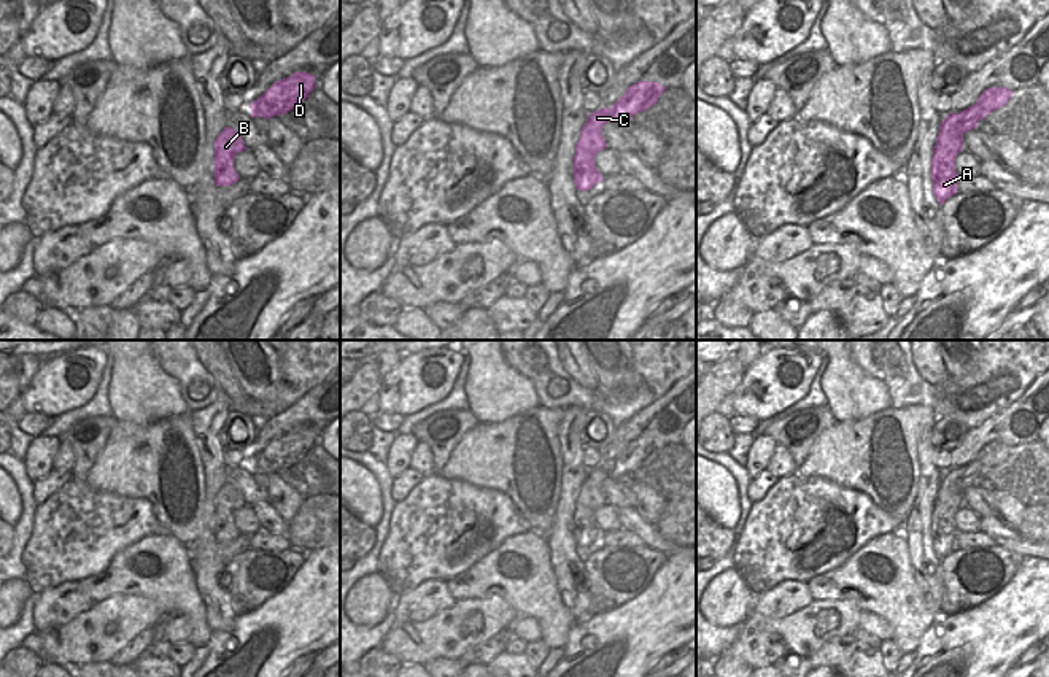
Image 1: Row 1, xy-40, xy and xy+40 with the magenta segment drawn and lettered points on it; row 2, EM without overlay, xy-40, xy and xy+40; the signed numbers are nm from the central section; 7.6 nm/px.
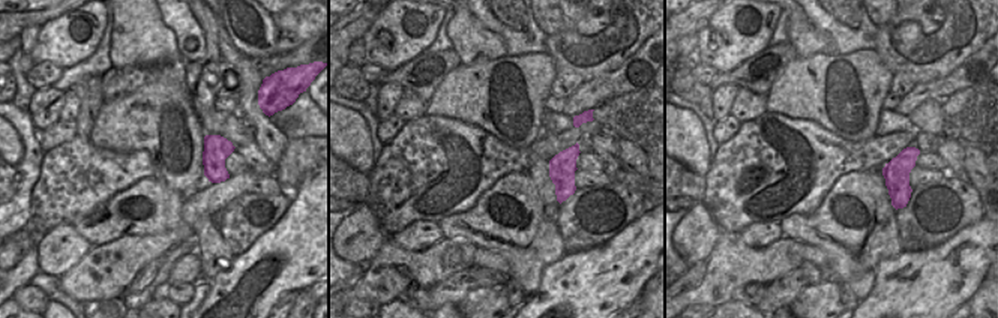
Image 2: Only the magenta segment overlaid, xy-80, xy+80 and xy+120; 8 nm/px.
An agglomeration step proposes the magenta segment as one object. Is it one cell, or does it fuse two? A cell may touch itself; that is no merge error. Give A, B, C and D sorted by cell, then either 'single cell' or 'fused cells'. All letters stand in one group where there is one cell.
A B C / D; fused cells

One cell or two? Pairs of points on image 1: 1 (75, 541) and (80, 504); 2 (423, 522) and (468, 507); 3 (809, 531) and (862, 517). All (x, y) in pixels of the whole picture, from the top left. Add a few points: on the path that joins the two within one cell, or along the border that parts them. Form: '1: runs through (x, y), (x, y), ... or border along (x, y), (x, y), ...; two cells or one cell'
1: runs through (77, 531), (77, 514); one cell
2: runs through (434, 522), (453, 522), (456, 518); one cell
3: runs through (817, 515), (830, 502), (852, 504); one cell

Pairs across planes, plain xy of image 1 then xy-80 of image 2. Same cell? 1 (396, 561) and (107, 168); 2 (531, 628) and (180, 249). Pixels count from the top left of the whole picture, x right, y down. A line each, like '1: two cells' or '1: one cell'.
1: one cell
2: two cells

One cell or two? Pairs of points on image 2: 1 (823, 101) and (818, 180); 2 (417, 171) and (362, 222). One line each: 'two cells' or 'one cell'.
1: two cells
2: two cells

